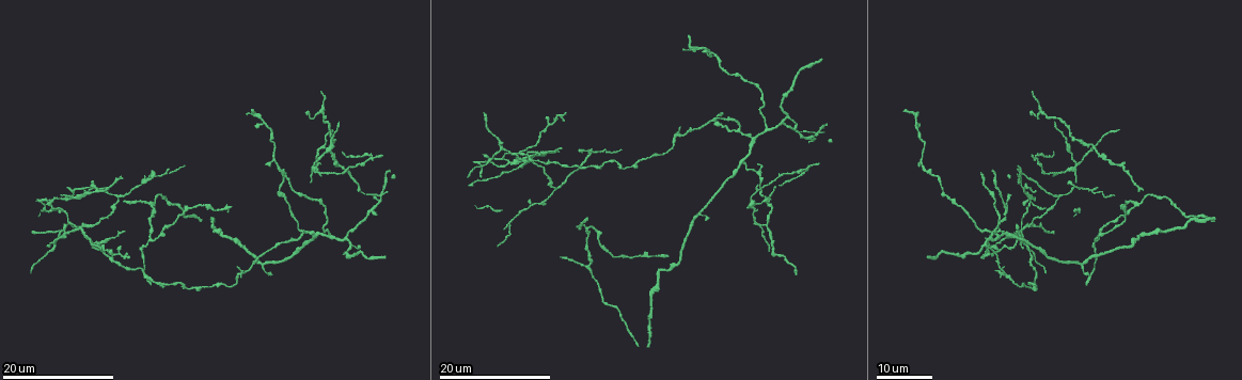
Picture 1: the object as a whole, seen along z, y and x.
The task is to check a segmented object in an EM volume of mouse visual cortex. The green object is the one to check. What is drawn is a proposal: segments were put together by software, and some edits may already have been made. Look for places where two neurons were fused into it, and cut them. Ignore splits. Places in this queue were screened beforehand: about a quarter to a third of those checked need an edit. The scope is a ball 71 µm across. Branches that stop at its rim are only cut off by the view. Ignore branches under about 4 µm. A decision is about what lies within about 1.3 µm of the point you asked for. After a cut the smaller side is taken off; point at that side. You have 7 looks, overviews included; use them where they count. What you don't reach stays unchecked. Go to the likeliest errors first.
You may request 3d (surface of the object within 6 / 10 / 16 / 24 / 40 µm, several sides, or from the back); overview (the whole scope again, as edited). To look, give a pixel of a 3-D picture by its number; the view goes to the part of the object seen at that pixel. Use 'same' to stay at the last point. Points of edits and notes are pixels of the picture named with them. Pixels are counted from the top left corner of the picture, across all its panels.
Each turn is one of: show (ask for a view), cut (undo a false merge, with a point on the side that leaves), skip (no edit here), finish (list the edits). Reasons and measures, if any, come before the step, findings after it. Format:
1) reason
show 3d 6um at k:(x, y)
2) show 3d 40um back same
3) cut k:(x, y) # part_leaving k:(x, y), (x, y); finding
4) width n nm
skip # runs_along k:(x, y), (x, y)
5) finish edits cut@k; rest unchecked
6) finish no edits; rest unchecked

small branch off a trunk
show 3d 16um at 1:(75, 230)

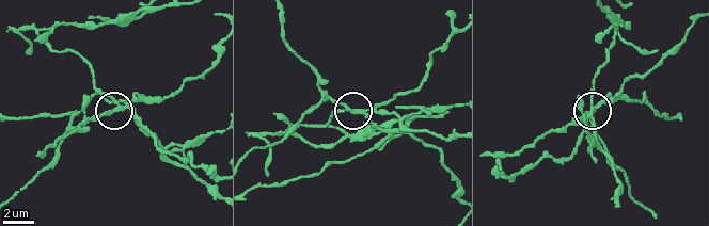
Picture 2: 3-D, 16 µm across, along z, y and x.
show 3d 6um at 2:(118, 106)

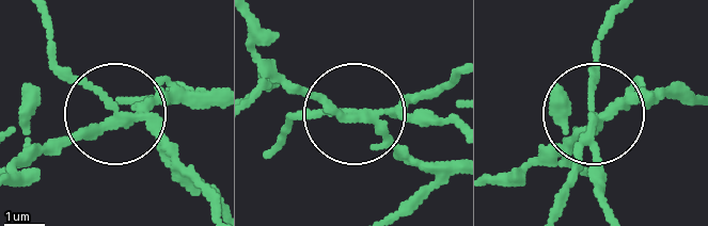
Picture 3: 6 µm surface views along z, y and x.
show 3d 6um back at 3:(121, 117)

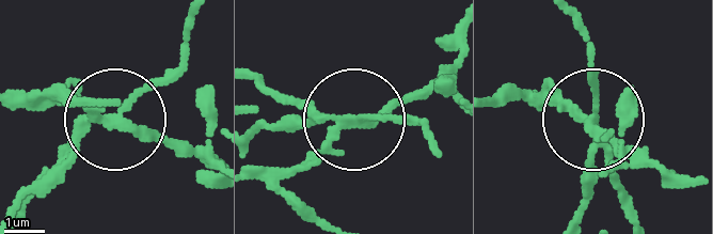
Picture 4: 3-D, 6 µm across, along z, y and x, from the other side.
arms 4
cut 4:(307, 157) # part_leaving 4:(311, 114), (320, 144), (290, 165), (259, 165); a second neuron is stuck on

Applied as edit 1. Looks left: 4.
arms part here
show 3d 24um at 1:(588, 228)

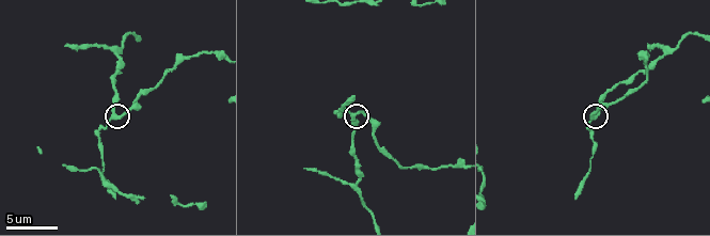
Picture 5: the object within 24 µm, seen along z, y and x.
show 3d 6um at 5:(593, 118)

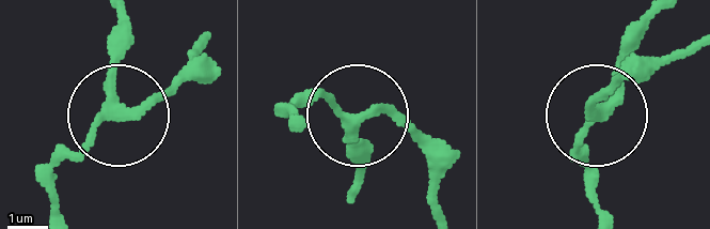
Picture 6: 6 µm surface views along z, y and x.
side_arm 10 um
skip # runs_along 6:(357, 179), (349, 115), (309, 97), (282, 107); continuous, no second neuron

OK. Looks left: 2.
finish edits cut@4; rest unchecked

